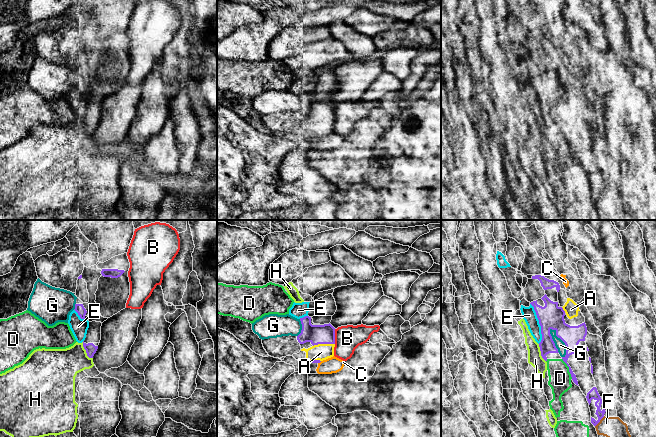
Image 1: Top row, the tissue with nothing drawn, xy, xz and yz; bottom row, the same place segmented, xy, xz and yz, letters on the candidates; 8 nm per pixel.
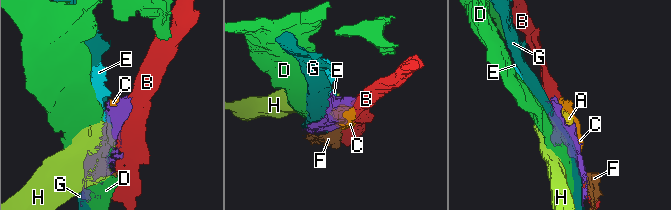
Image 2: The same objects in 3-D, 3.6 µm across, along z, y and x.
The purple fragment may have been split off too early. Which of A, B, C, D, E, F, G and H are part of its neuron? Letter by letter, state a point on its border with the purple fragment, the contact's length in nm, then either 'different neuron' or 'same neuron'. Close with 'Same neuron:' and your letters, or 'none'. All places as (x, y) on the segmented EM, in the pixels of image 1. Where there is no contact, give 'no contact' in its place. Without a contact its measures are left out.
A: contact xz (323, 343); length 180 nm; same neuron
B: contact xz (334, 336); length 120 nm; different neuron
C: contact xz (319, 362); length 40 nm; different neuron
D: contact yz (569, 368); length 190 nm; different neuron
E: contact yz (539, 323); length 340 nm; different neuron
F: contact yz (599, 421); length 120 nm; same neuron
G: contact yz (563, 341); length 260 nm; different neuron
H: contact xy (86, 351); length 160 nm; different neuron
Same neuron: A, F

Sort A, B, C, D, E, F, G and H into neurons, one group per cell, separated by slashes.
A F / B / C / D / E / G / H

